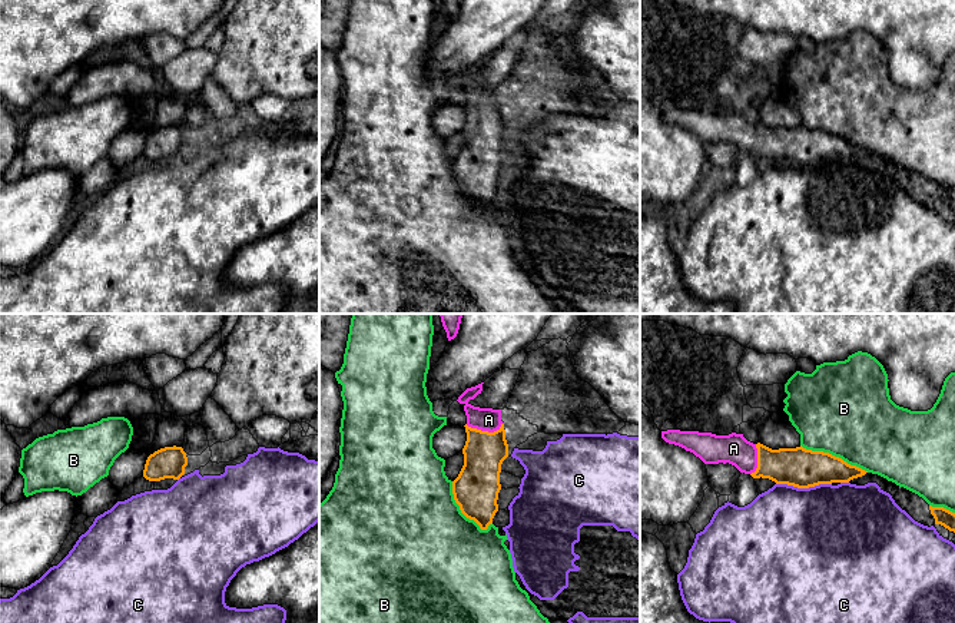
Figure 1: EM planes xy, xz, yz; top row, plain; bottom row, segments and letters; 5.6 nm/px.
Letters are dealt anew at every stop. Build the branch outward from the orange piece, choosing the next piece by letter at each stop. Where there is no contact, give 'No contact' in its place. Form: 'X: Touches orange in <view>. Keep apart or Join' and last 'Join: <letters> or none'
A: Touches orange in xz. Join
B: Touches orange in yz. Keep apart
C: Touches orange in yz. Keep apart
Join: A

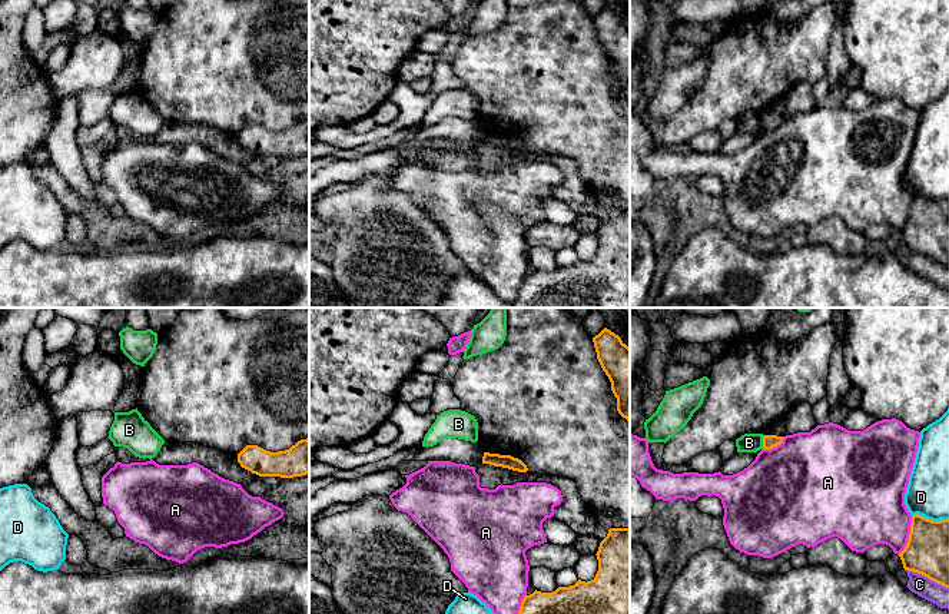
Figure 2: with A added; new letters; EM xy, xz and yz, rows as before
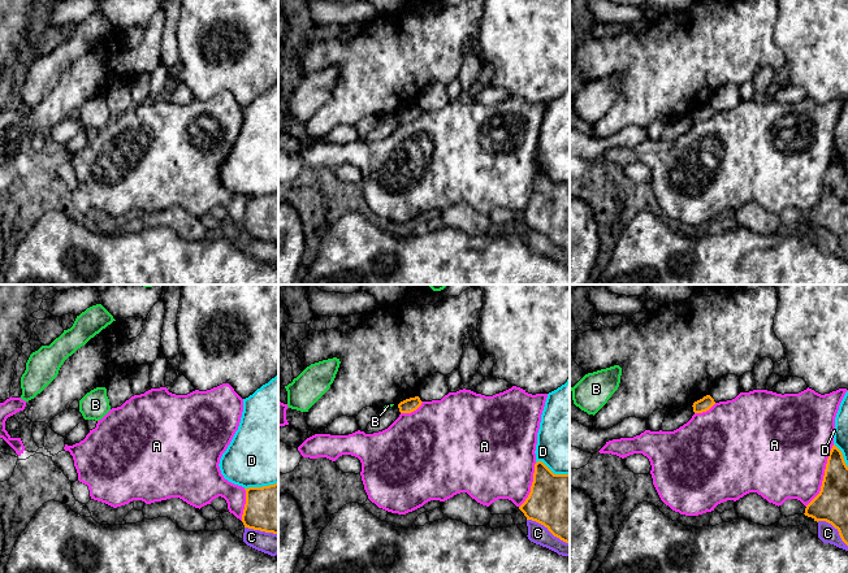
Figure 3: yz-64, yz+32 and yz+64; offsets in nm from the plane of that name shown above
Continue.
A: Touches orange in yz. Keep apart
B: Touches orange in yz. Keep apart
C: Touches orange in yz. Keep apart
D: Touches orange in yz. Keep apart
Join: none

